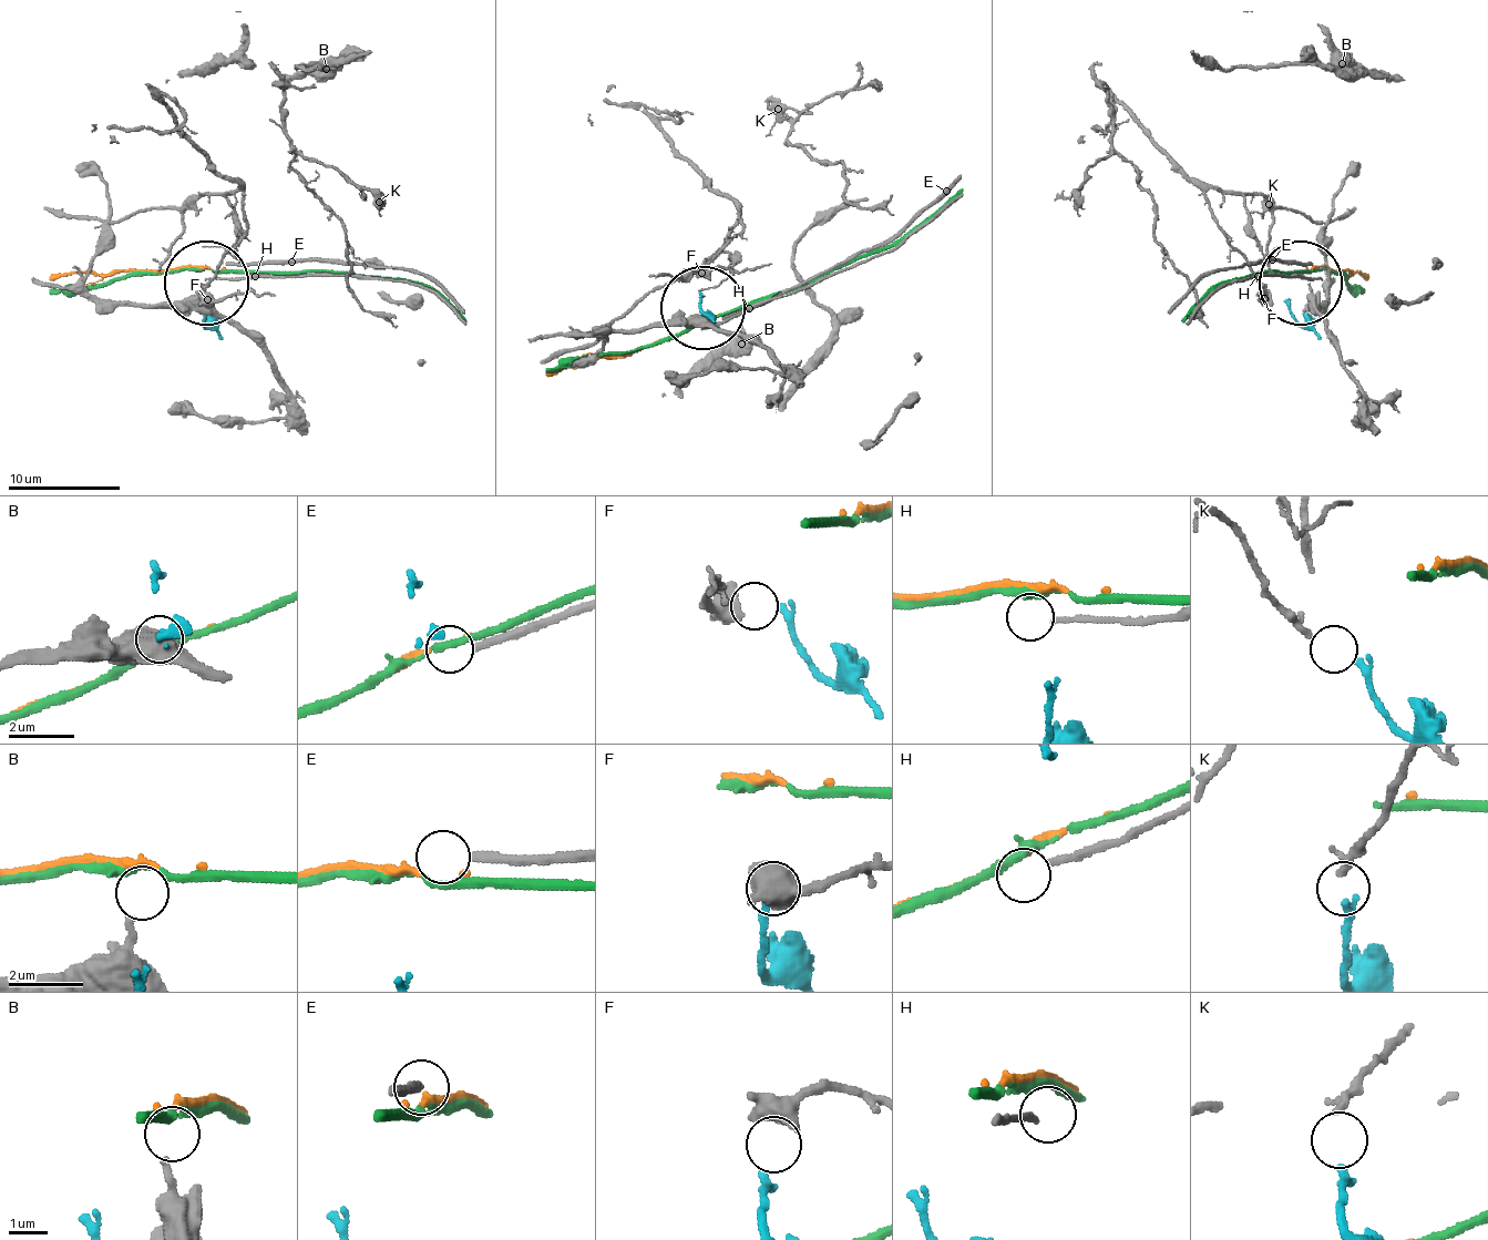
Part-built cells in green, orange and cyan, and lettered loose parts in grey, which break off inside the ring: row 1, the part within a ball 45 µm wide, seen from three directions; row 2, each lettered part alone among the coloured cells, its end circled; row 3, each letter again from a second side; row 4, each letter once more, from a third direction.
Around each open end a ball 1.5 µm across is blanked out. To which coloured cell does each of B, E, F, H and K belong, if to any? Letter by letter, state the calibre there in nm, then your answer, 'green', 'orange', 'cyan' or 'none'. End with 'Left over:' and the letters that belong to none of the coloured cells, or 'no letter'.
B: 180 nm | none
E: 240 nm | none
F: 400 nm | none
H: 160 nm | none
K: 200 nm | cyan
Left over: B, E, F, H

